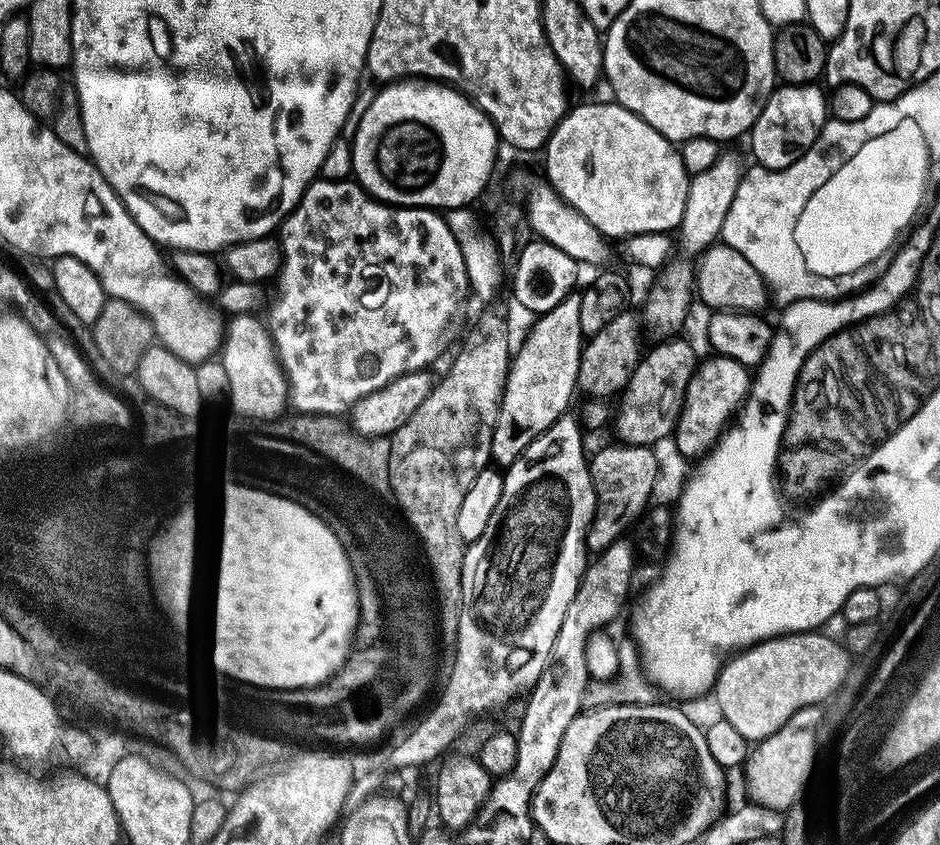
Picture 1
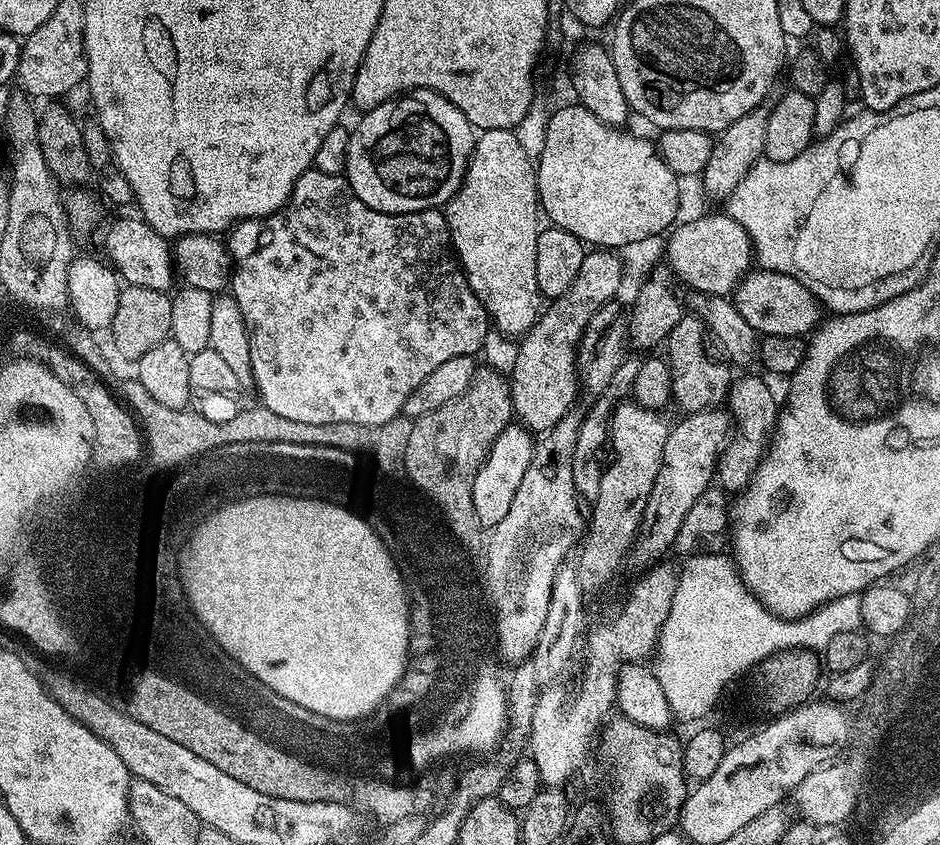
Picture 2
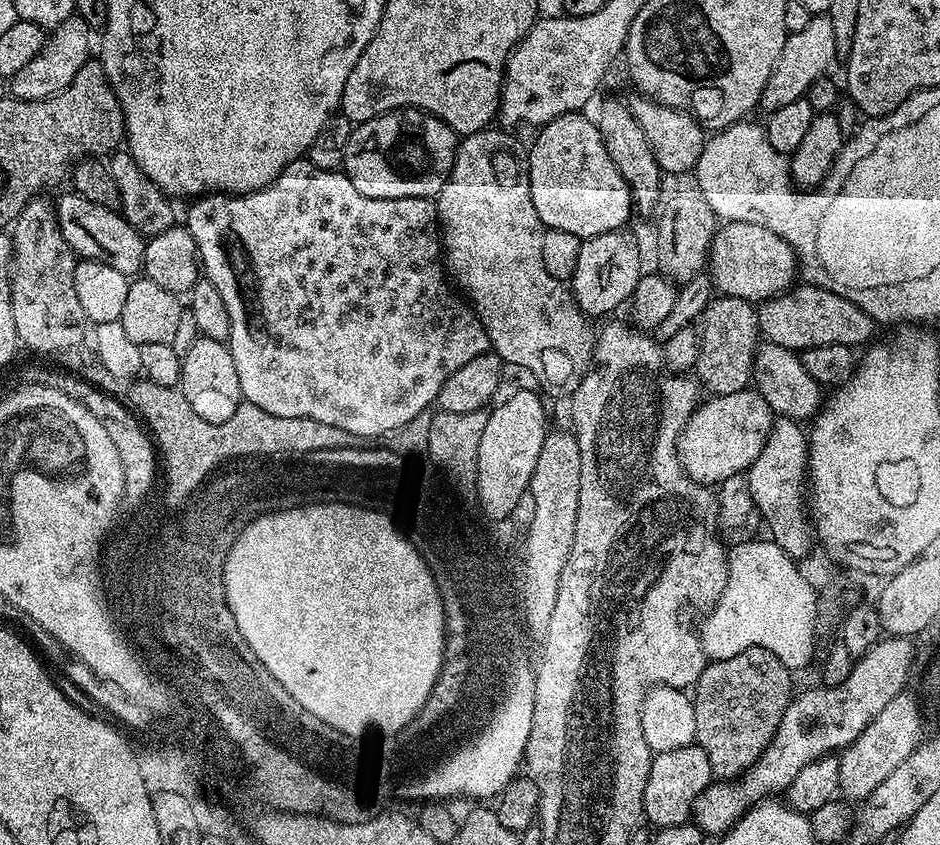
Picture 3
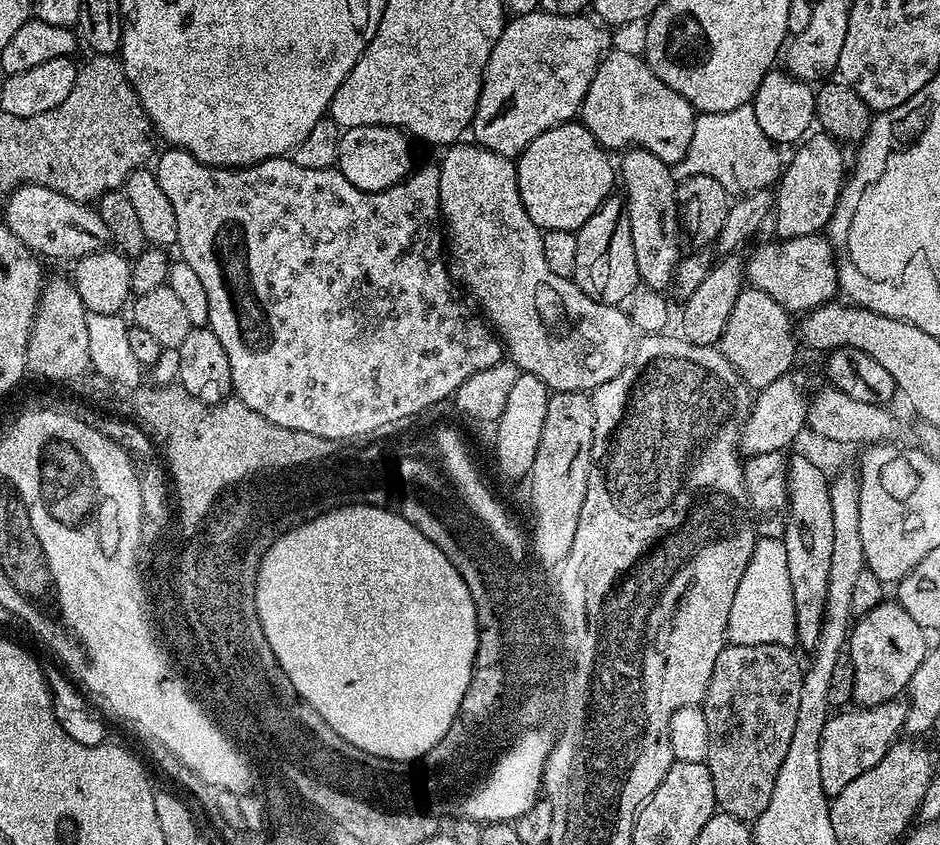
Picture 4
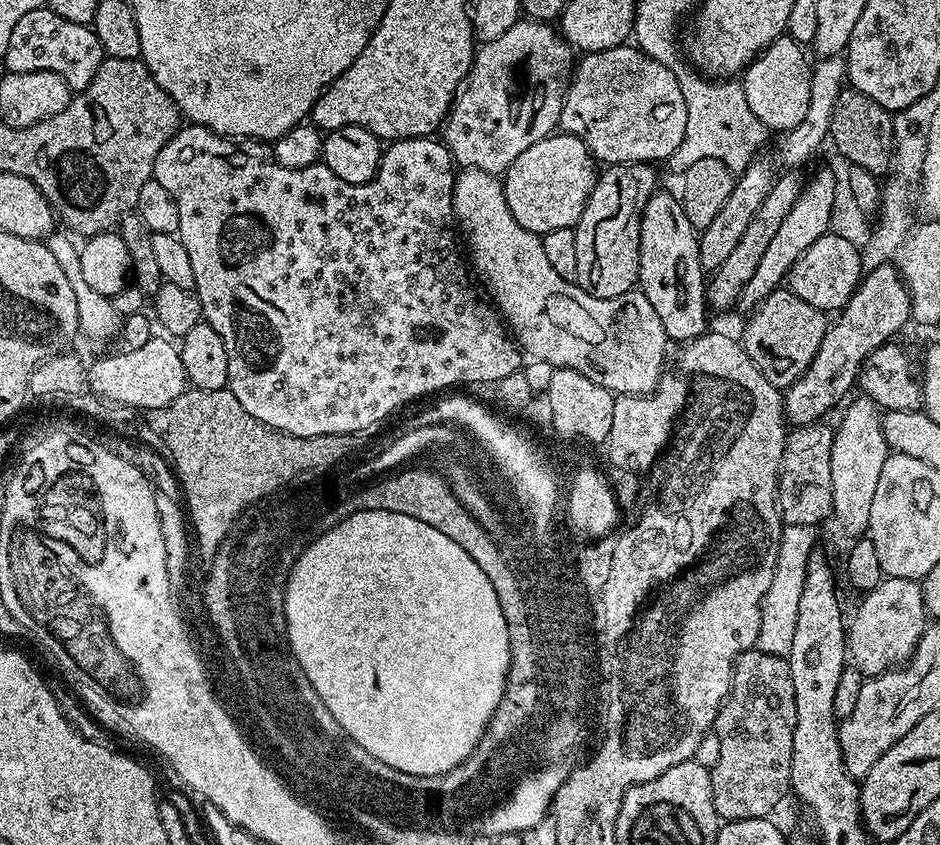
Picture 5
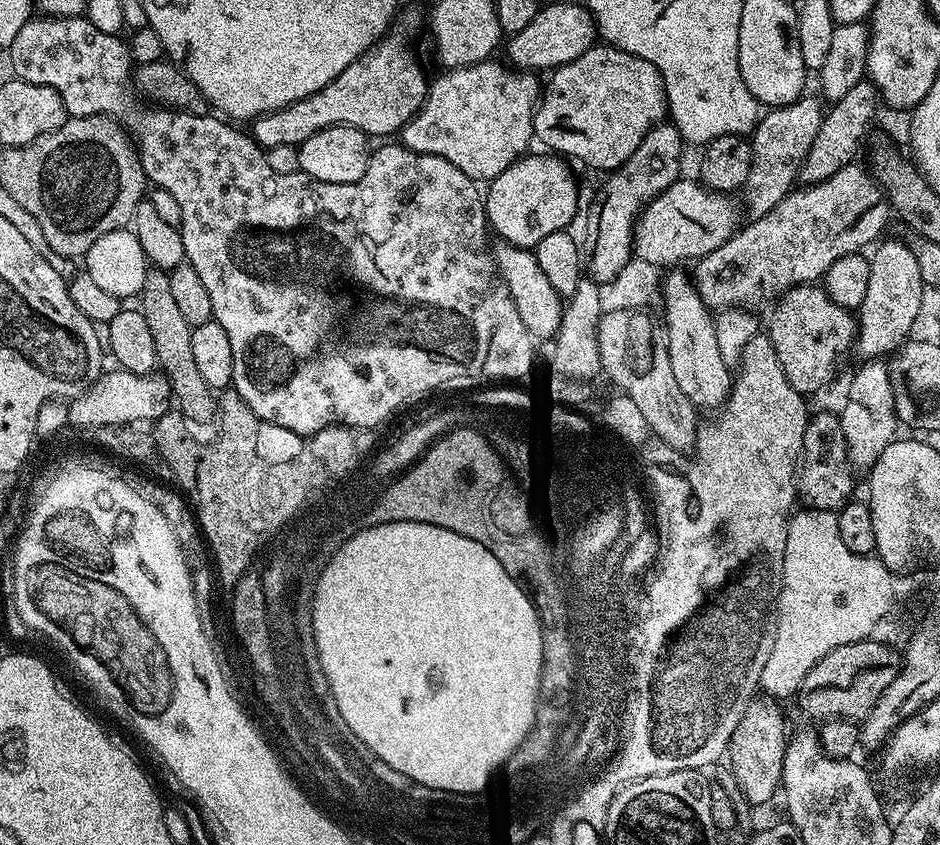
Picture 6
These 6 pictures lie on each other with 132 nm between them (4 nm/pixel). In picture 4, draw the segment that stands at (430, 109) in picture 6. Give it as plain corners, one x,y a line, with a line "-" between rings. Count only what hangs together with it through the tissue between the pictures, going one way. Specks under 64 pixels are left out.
537,10
527,12
525,16
513,15
505,23
488,59
488,69
484,71
484,85
470,129
471,135
476,135
473,136
475,143
503,156
516,158
526,146
530,146
530,142
534,142
534,138
538,138
538,134
575,121
580,104
586,98
586,90
609,51
607,31
609,29
603,23
588,14
555,16

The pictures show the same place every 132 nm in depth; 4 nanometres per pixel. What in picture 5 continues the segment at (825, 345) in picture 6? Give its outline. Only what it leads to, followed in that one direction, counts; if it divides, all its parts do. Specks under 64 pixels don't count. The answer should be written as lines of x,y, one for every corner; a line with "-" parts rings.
784,286
773,290
747,316
742,343
746,354
750,354
750,362
766,374
775,388
787,390
802,373
808,371
810,362
814,362
818,346
822,346
822,338
830,327
829,317
819,308
810,306
810,302
802,302
798,294
789,292

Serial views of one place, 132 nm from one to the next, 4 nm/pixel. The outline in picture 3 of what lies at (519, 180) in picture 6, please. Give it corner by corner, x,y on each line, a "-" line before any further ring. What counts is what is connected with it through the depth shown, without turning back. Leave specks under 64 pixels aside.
571,112
554,118
537,132
540,133
532,148
530,144
526,155
530,174
530,198
534,198
534,210
538,210
538,218
544,223
545,229
566,230
566,234
581,238
621,231
627,225
624,223
634,216
632,192
618,166
610,162
610,154
606,154
606,146
595,123
589,117
587,120
580,112

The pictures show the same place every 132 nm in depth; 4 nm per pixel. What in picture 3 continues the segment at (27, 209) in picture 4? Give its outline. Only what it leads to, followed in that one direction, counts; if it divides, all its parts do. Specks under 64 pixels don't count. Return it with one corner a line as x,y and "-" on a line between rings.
79,194
67,195
55,201
56,221
62,230
62,238
77,257
106,262
122,275
135,277
143,266
145,237
140,236
138,230
134,230
134,226
130,226
130,222
126,222
117,209
95,204

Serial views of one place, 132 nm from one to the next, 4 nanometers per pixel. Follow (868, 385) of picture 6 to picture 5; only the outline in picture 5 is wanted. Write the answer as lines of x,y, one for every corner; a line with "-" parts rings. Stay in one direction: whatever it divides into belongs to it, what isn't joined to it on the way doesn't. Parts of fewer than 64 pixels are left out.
863,394
844,412
840,425
835,425
830,450
830,486
832,487
831,515
836,516
840,528
851,538
867,533
870,522
870,505
874,502
874,490
878,490
878,478
882,478
882,466
886,466
890,449
882,434
880,417
882,409

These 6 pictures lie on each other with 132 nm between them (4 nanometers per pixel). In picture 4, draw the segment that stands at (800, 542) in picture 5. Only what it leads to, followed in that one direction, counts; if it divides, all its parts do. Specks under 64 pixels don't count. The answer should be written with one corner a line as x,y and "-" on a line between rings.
757,539
730,606
727,639
734,644
792,646
797,643
794,594
790,590
790,570
786,570
786,546
783,539

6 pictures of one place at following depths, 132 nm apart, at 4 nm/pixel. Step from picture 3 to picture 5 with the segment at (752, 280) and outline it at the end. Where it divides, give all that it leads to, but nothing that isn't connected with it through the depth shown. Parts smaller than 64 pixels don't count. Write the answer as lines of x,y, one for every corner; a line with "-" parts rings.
844,234
818,238
818,242
814,242
814,246
810,246
810,250
806,250
806,254
802,254
802,258
798,258
788,271
786,287
789,292
798,294
802,302
810,302
810,306
819,308
825,314
835,313
843,309
861,283
860,253
861,249
851,245

